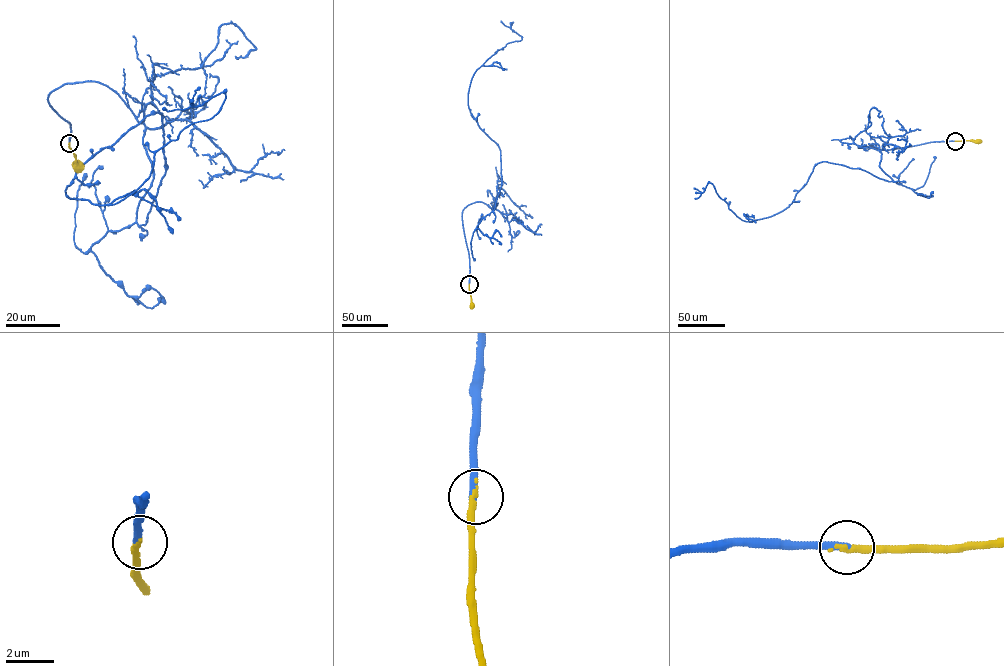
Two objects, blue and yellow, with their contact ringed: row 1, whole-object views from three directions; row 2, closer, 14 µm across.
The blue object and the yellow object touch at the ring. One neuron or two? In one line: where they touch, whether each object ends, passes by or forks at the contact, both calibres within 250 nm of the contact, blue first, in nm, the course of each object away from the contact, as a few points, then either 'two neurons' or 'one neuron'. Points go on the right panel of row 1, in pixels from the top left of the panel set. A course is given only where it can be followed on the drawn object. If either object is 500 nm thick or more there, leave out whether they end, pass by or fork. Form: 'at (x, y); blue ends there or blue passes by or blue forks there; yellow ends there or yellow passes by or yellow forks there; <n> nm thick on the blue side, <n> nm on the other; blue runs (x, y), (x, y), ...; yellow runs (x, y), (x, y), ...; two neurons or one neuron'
at (955, 141); blue ends there; yellow ends there; 320 nm thick on the blue side, 280 nm on the other; blue runs (955, 141), (868, 143), (893, 181), (818, 163), (788, 206), (752, 221), (712, 183), (694, 198); yellow runs (955, 141), (979, 141); one neuron

